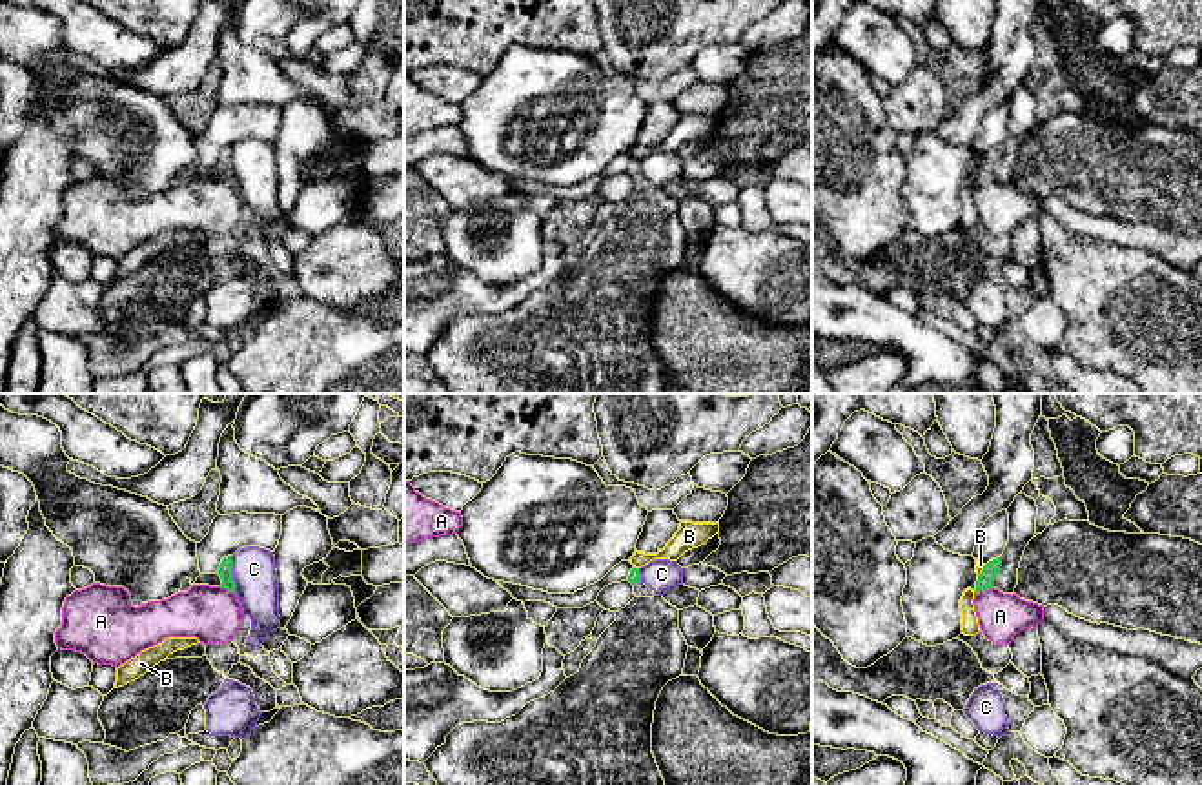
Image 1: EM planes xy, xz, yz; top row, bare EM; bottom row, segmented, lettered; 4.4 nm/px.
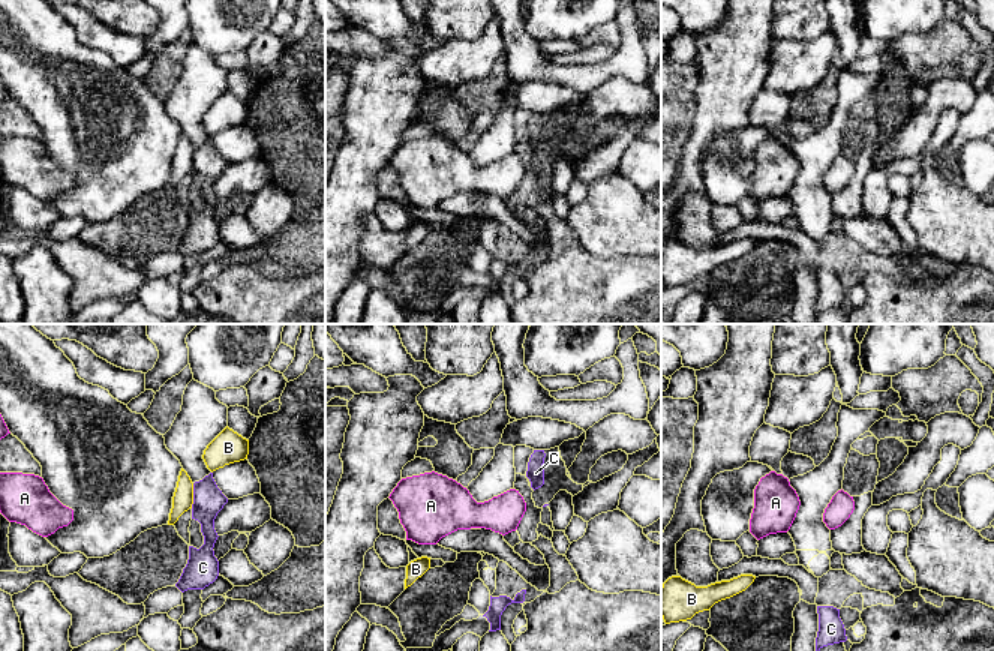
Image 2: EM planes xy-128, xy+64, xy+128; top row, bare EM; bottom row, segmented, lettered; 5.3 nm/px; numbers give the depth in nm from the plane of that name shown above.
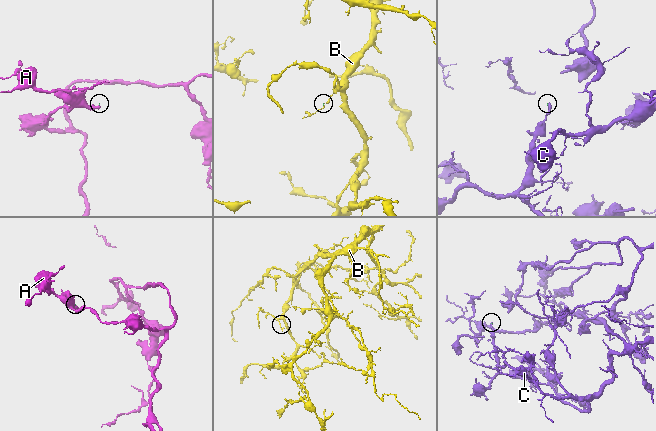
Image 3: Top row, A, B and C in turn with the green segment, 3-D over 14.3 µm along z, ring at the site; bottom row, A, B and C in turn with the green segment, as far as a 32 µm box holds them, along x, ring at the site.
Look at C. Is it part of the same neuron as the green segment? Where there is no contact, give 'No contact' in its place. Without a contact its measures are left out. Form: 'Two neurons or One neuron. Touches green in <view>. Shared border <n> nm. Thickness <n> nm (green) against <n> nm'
Two neurons. Touches green in xy. Shared border 160 nm. Thickness 70 nm (green) against 190 nm

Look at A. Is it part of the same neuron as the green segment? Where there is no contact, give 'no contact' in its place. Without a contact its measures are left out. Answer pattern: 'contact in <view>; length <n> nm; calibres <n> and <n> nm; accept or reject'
contact in yz; length 90 nm; calibres 80 and 200 nm; accept

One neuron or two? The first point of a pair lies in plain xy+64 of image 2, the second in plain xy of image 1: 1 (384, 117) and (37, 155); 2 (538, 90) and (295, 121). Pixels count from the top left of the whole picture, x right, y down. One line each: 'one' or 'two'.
1: one
2: two

